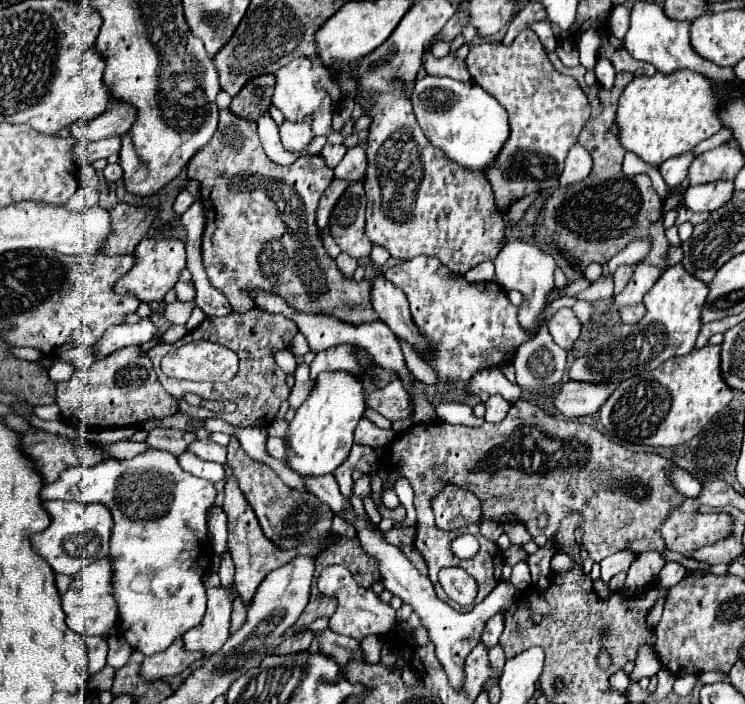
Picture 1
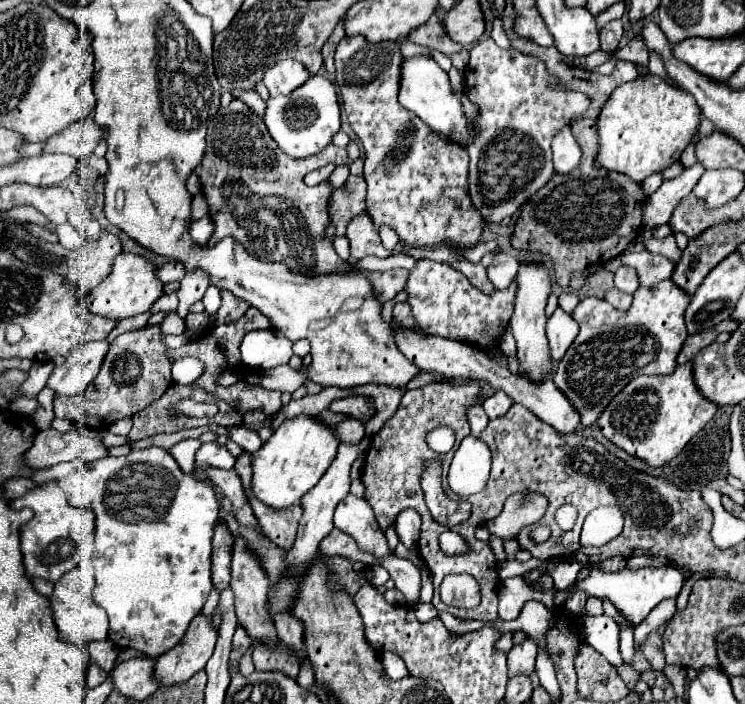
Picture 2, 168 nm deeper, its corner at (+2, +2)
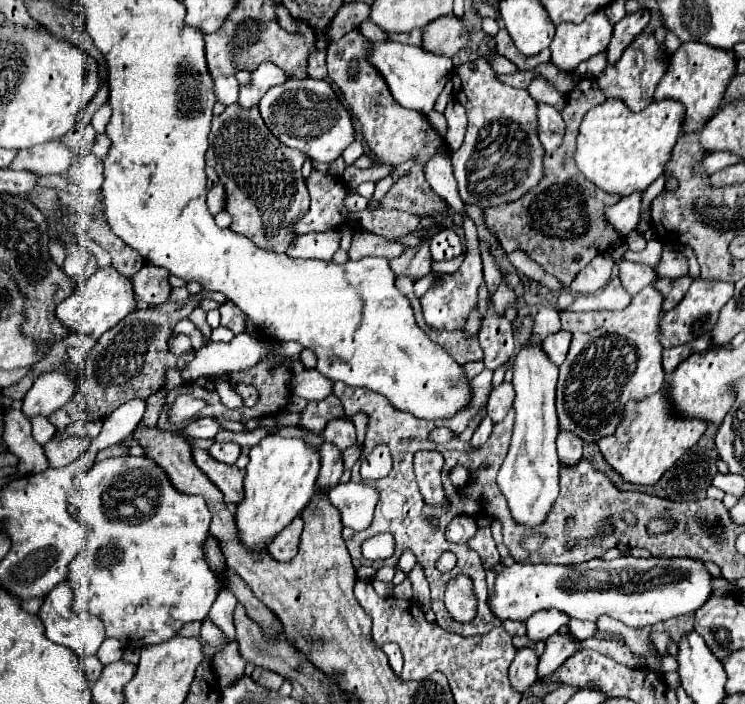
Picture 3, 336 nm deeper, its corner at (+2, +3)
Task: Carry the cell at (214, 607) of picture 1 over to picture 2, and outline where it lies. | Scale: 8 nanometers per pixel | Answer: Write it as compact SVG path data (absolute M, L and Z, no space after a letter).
M195 616L183 640L155 660L153 680L165 688L187 682L193 674L205 668L207 660L213 654L215 642L217 632L213 630L209 616Z

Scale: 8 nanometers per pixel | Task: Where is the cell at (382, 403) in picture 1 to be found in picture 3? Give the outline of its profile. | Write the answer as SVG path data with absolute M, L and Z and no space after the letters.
M329 395L323 401L311 401L301 417L301 425L313 431L321 431L327 421L335 419L335 417L345 417L345 409L339 403L339 399L335 395Z

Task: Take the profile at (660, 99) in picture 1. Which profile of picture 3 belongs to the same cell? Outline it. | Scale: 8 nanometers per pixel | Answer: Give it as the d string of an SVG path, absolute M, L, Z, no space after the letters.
M607 99L599 107L593 107L587 111L581 127L579 127L579 139L577 139L577 151L575 151L575 163L579 171L595 183L599 189L607 193L619 193L629 195L631 191L643 191L647 189L659 175L663 175L665 165L671 159L671 151L681 137L681 127L685 123L685 107L675 99L663 99L653 101L649 107L645 107L639 113L633 113L621 99Z

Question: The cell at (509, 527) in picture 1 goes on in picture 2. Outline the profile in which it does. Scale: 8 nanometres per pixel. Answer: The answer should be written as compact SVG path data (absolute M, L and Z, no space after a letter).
M523 494L511 496L505 502L501 516L485 524L491 534L497 534L499 538L515 538L523 526L531 526L541 520L547 510L547 500L539 494L527 494L525 502L521 498Z

